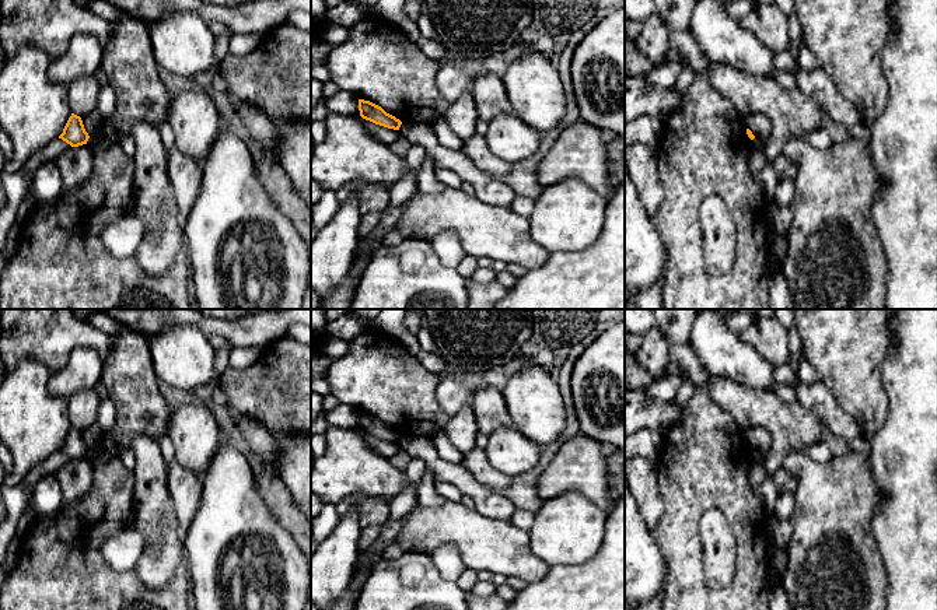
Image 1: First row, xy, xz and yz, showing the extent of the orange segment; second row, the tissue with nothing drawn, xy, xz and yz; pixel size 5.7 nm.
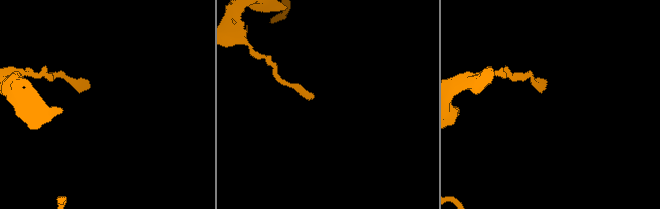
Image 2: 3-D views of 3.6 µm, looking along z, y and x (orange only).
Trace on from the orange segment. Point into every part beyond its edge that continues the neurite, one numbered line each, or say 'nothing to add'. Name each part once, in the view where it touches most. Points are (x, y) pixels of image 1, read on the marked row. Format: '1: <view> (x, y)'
nothing to add

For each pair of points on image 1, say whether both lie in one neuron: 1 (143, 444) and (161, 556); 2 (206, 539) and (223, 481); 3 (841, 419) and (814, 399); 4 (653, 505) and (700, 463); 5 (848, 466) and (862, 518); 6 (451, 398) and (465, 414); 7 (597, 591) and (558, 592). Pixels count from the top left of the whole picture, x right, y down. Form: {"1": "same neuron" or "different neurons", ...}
{"1": "same neuron", "2": "same neuron", "3": "same neuron", "4": "different neurons", "5": "same neuron", "6": "different neurons", "7": "same neuron"}

